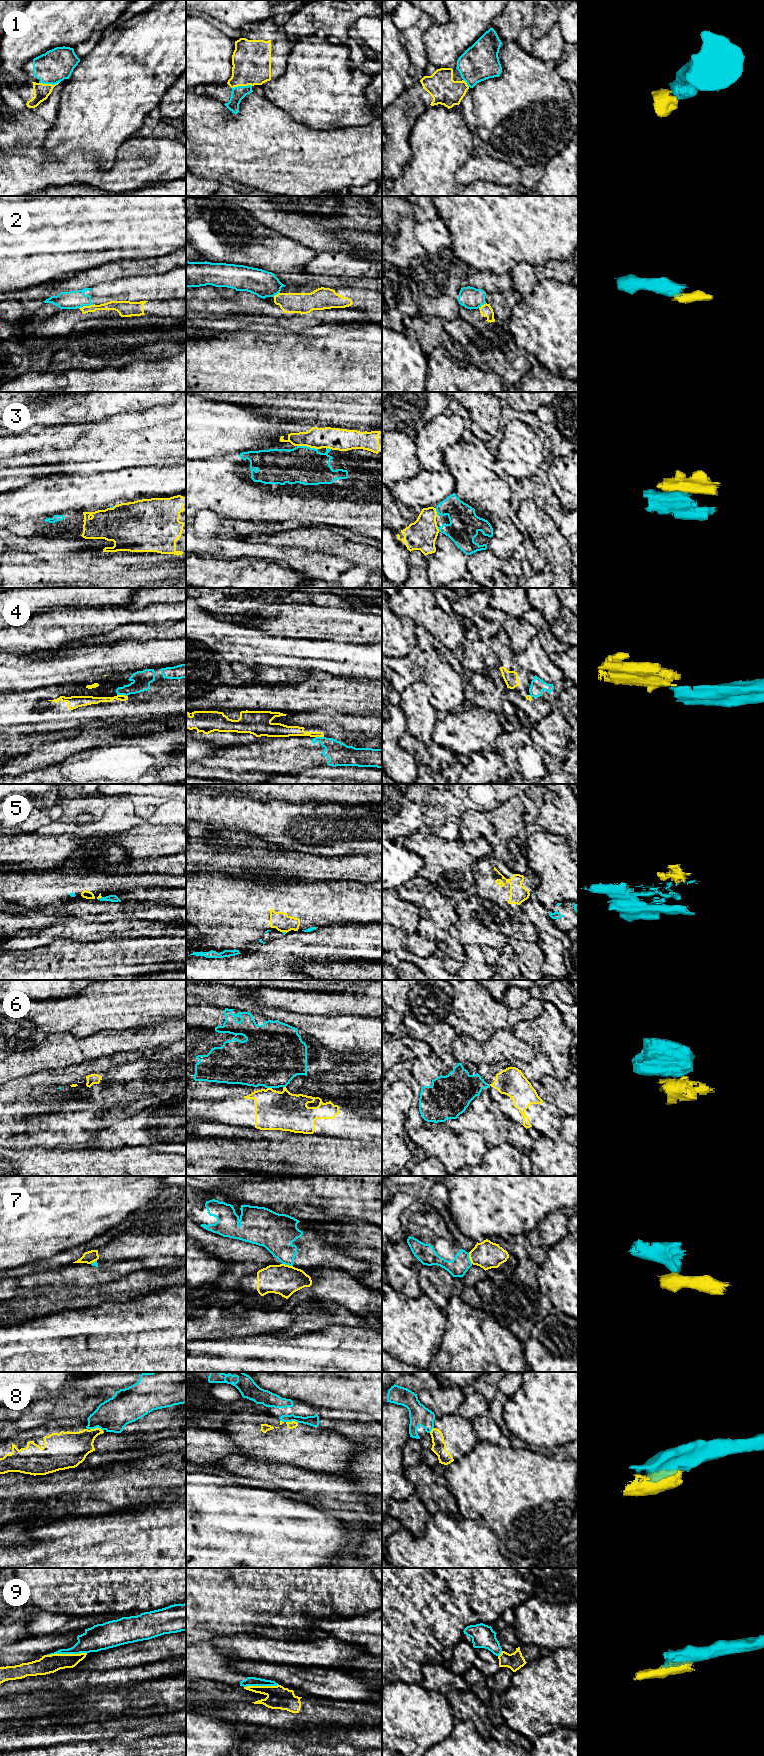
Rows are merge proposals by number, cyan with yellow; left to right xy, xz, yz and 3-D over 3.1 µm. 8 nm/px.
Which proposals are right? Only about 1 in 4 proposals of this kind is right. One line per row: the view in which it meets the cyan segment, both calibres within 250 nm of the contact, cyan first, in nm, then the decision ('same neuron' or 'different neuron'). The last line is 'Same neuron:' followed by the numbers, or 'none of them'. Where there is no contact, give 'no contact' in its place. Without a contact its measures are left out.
1: contact in xy; calibres 260 and 130 nm; same neuron
2: contact in xy; calibres 140 and 80 nm; different neuron
3: contact in xz; calibres 300 and 180 nm; different neuron
4: contact in xy; calibres 140 and 60 nm; different neuron
5: contact in xz; calibres 20 and 150 nm; different neuron
6: contact in xz; calibres 500 and 320 nm; different neuron
7: contact in xz; calibres 280 and 240 nm; different neuron
8: contact in xy; calibres 260 and 260 nm; different neuron
9: contact in xy; calibres 190 and 150 nm; different neuron
Same neuron: 1

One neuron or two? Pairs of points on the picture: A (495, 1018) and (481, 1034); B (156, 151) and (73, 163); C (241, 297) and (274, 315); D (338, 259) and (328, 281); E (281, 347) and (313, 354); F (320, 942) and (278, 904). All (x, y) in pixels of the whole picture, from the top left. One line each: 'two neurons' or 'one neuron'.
A: one neuron
B: one neuron
C: one neuron
D: two neurons
E: one neuron
F: two neurons

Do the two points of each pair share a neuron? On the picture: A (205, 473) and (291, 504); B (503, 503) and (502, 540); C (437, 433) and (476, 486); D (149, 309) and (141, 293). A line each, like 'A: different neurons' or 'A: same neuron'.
A: same neuron
B: same neuron
C: different neurons
D: different neurons

